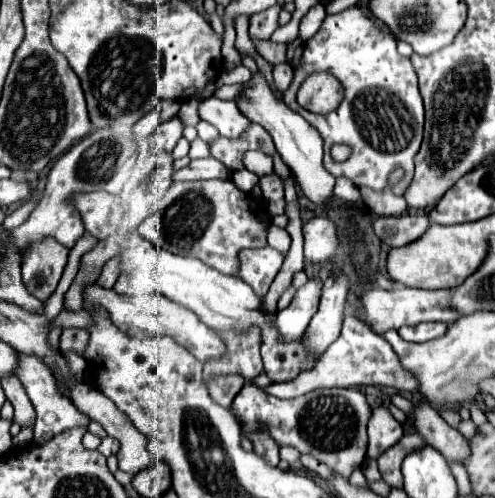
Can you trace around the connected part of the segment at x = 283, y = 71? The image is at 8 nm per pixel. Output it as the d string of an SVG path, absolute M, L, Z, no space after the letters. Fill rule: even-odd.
M282 63L282 65L276 65L276 67L274 67L274 83L276 83L276 87L278 87L280 91L286 91L286 89L290 87L292 77L294 77L292 65Z

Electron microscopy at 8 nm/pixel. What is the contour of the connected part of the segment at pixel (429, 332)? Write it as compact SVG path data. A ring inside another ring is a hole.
M418 323L414 327L402 327L398 333L404 341L424 343L424 341L442 337L442 333L446 333L446 329L448 329L446 323Z

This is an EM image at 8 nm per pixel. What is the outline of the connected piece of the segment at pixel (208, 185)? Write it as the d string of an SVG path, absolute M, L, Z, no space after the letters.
M232 179L176 181L160 201L158 213L138 225L138 233L158 249L182 257L198 257L208 267L234 275L240 269L238 253L242 249L266 247L270 215L251 194L242 193Z

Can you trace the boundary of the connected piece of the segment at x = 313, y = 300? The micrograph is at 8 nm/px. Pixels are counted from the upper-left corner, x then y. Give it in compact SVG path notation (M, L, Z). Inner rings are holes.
M318 277L308 279L308 283L296 291L292 303L284 311L278 311L276 325L284 341L292 341L306 331L310 319L318 309L320 295L322 295L322 281Z

